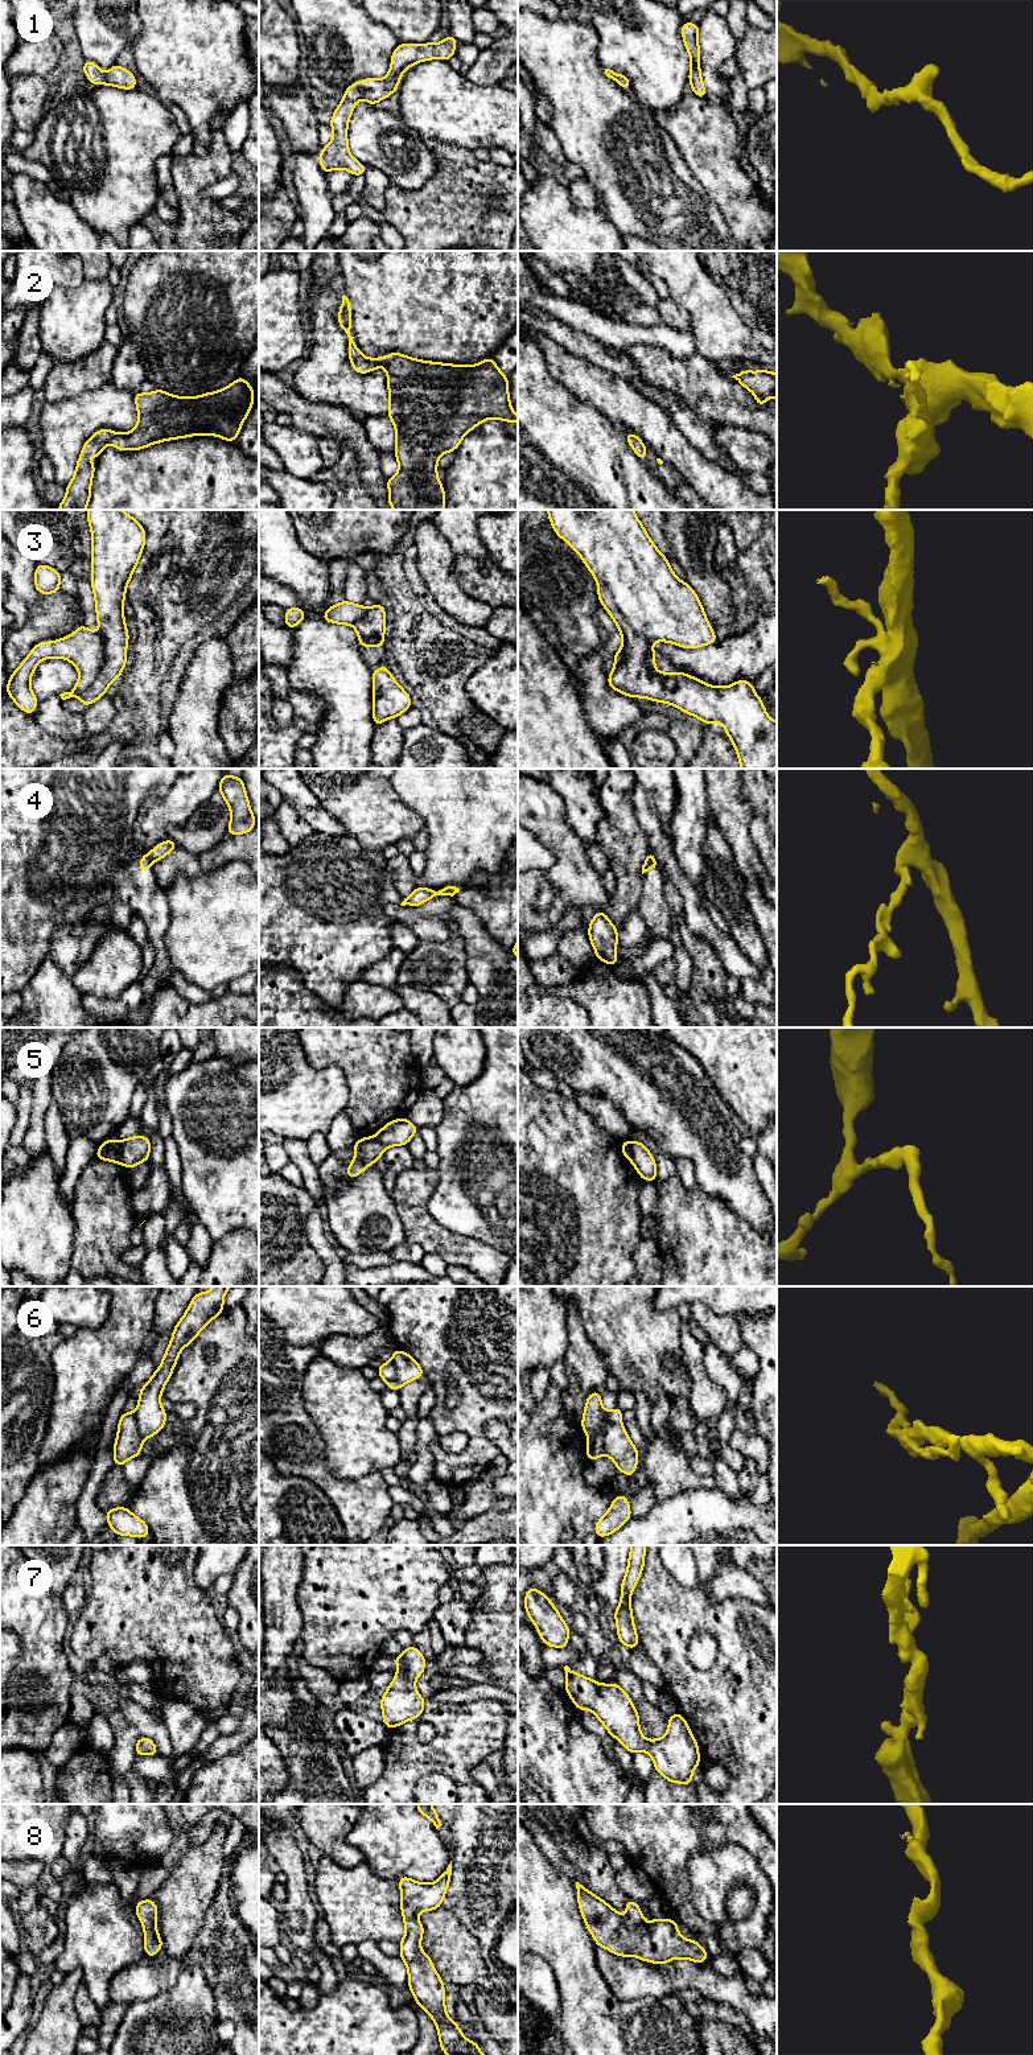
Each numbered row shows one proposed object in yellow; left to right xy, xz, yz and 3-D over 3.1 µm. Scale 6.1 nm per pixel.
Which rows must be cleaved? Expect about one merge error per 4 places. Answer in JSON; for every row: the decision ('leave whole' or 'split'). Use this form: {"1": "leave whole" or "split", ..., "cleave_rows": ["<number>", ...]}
{"1": "leave whole", "2": "leave whole", "3": "leave whole", "4": "split", "5": "split", "6": "leave whole", "7": "leave whole", "8": "leave whole", "cleave_rows": ["4", "5"]}

